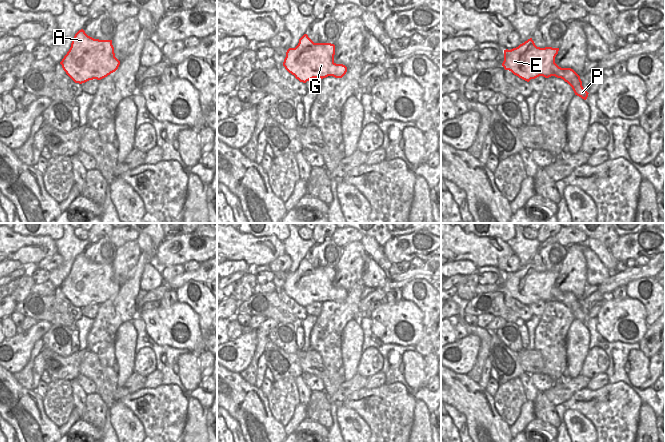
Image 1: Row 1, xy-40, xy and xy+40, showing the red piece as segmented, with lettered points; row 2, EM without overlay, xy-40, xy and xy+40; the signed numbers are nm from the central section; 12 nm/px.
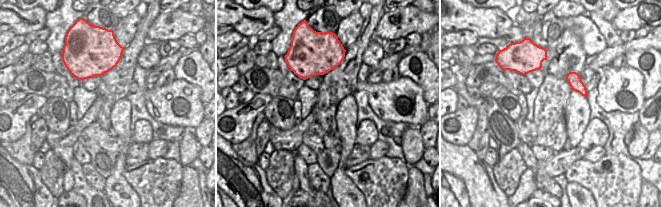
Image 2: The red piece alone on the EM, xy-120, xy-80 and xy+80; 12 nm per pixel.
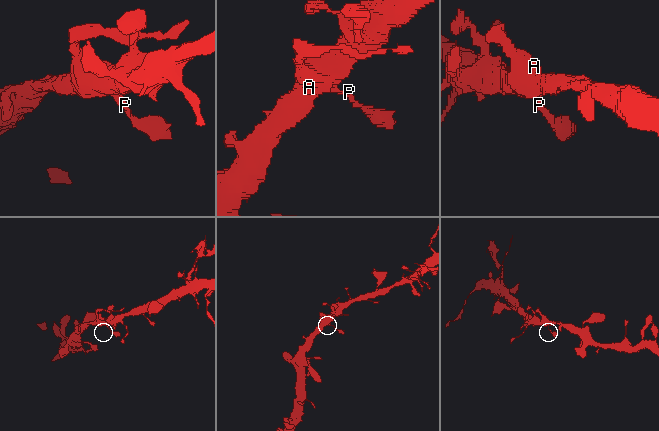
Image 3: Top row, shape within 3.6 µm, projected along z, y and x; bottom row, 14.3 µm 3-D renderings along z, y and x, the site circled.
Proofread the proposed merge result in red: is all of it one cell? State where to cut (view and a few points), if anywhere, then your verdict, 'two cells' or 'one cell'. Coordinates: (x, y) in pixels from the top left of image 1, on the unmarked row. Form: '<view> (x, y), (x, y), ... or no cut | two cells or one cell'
no cut | one cell

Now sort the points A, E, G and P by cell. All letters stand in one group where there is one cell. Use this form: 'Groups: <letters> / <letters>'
Groups: A E G P.

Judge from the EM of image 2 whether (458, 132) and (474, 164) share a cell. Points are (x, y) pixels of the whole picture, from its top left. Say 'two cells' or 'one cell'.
two cells

